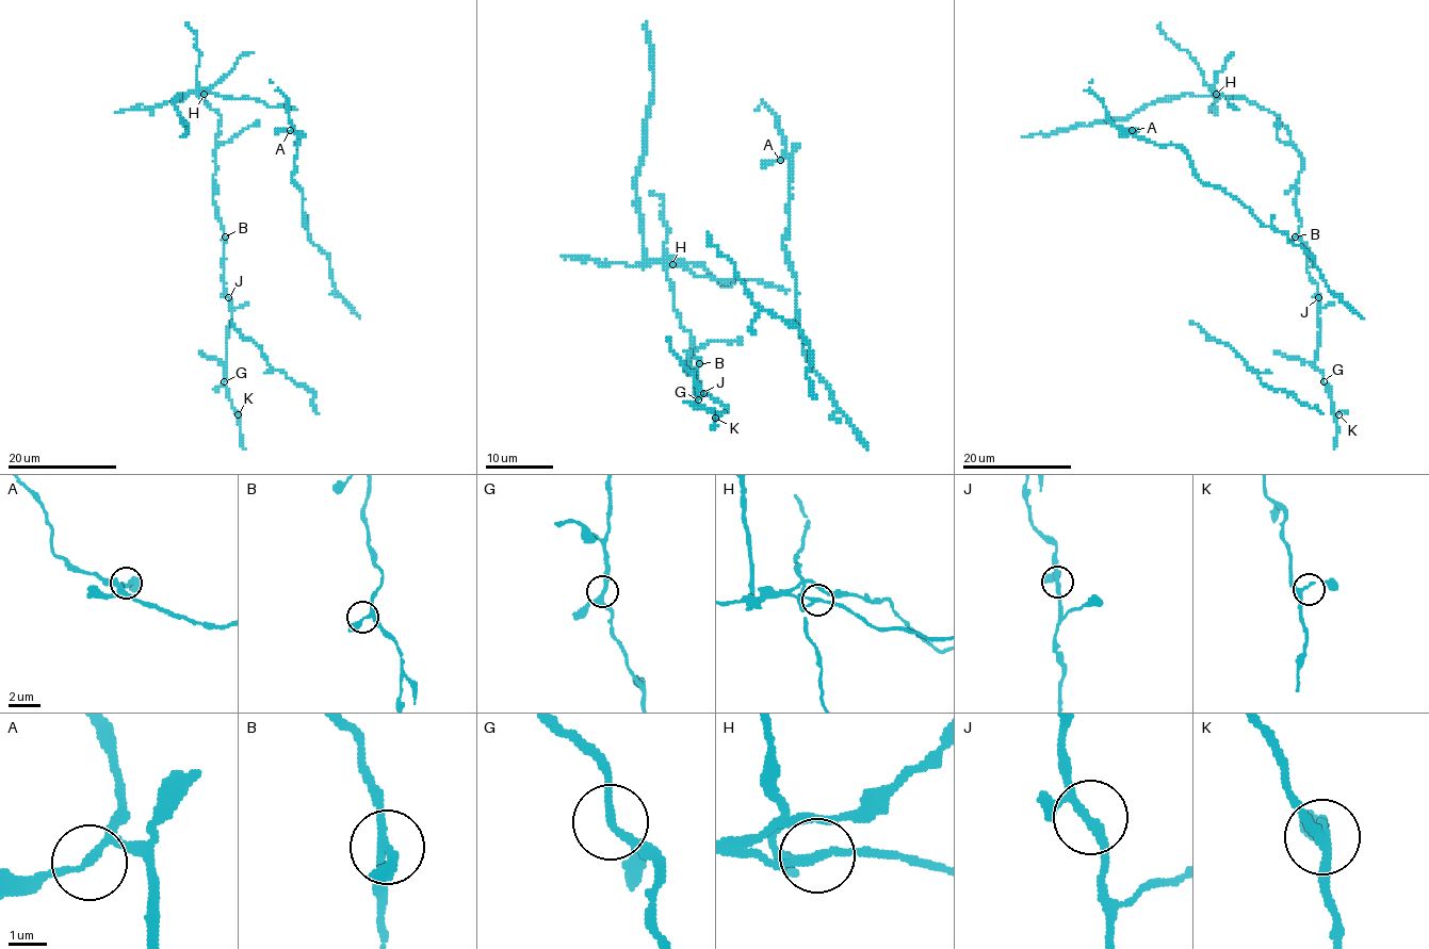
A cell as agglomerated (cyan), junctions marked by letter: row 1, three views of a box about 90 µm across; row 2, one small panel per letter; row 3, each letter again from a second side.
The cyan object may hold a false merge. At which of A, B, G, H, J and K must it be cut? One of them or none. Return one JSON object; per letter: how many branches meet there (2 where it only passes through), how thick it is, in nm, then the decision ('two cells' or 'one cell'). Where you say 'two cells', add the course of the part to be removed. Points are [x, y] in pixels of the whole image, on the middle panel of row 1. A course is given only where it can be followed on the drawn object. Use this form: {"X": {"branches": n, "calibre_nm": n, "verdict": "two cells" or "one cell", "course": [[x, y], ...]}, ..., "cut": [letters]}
{"A": {"branches": 3, "calibre_nm": 180, "verdict": "one cell"}, "B": {"branches": 3, "calibre_nm": 240, "verdict": "one cell"}, "G": {"branches": 3, "calibre_nm": 190, "verdict": "one cell"}, "H": {"branches": 3, "calibre_nm": 160, "verdict": "two cells", "course": [[672, 263], [651, 262], [646, 257], [635, 191], [651, 105], [651, 39], [646, 22]]}, "J": {"branches": 3, "calibre_nm": 180, "verdict": "one cell"}, "K": {"branches": 3, "calibre_nm": 190, "verdict": "one cell"}, "cut": ["H"]}

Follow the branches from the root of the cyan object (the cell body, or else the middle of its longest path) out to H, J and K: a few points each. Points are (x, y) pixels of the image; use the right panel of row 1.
H: (1268, 110), (1243, 98), (1215, 94)
J: (1268, 110), (1288, 130), (1302, 158), (1295, 199), (1298, 238), (1308, 248), (1308, 272), (1318, 297)
K: (1268, 110), (1288, 130), (1302, 158), (1295, 206), (1309, 277), (1318, 287), (1314, 365), (1338, 414)

